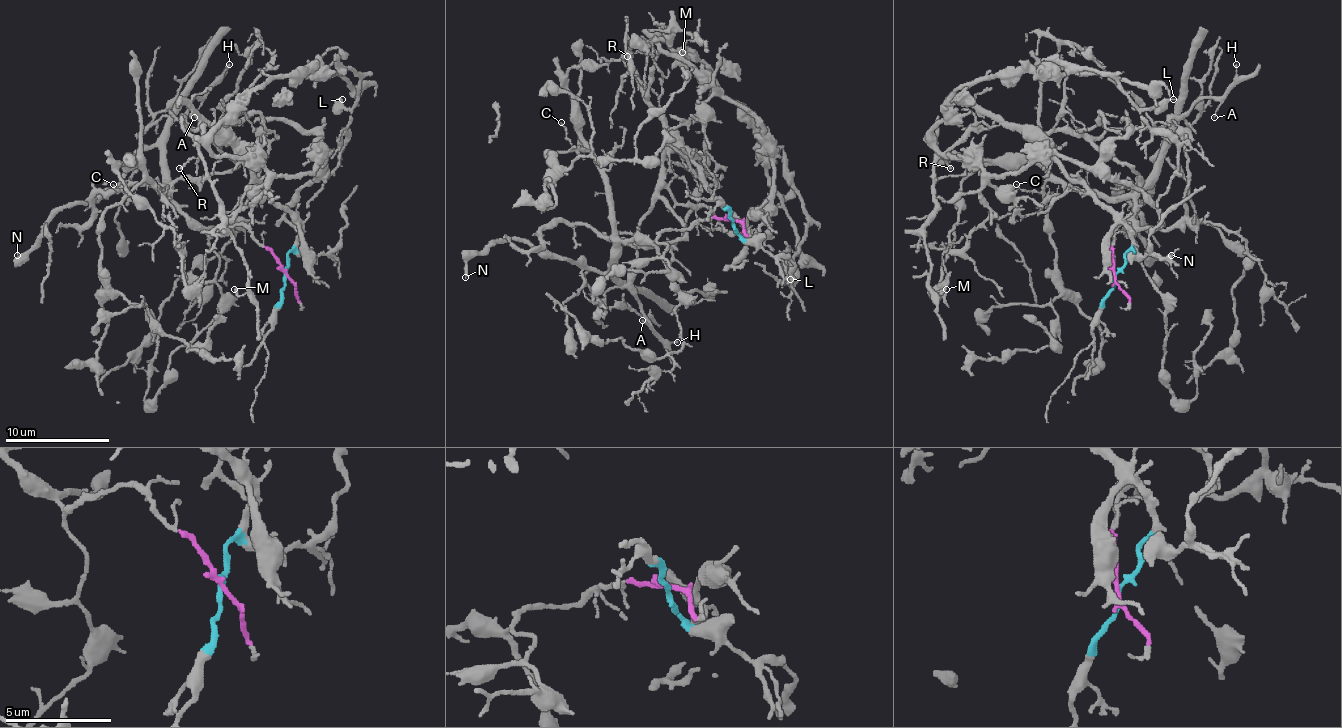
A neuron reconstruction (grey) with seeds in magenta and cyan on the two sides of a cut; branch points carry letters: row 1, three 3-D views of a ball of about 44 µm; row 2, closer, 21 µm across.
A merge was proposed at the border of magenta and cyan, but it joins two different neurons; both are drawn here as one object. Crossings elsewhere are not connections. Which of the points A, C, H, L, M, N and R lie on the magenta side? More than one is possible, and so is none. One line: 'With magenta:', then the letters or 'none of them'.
With magenta: C, N

